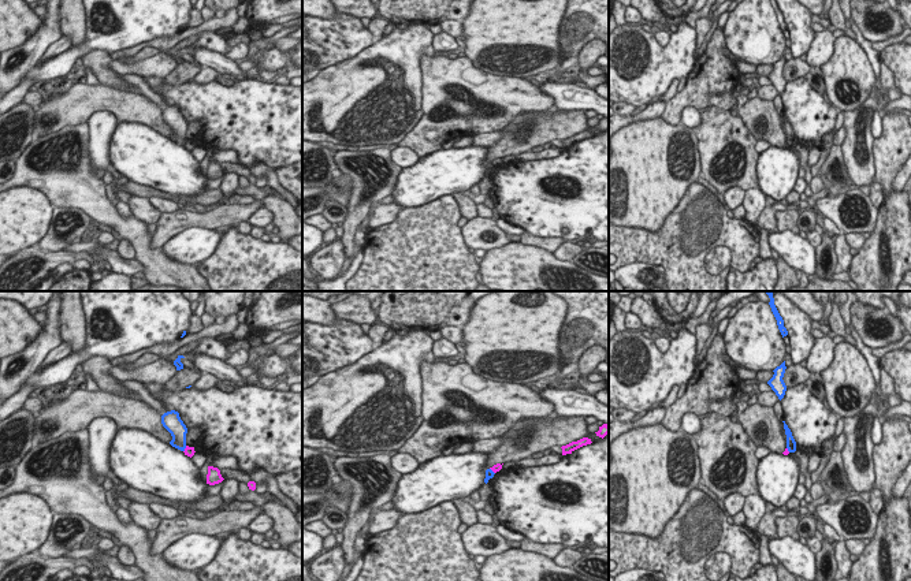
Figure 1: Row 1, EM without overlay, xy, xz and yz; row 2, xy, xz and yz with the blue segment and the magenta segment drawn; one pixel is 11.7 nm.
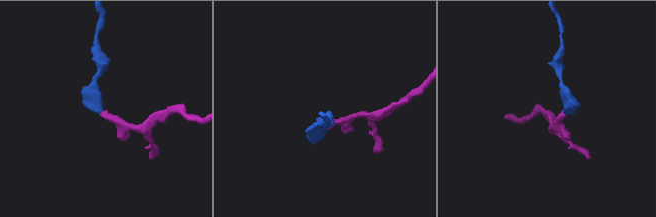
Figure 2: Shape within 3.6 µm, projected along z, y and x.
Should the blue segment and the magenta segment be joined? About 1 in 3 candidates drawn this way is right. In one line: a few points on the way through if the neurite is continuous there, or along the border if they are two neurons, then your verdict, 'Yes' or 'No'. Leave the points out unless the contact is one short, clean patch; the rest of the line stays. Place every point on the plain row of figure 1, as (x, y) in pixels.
Boundary: xy (186, 140), (183, 145). No.

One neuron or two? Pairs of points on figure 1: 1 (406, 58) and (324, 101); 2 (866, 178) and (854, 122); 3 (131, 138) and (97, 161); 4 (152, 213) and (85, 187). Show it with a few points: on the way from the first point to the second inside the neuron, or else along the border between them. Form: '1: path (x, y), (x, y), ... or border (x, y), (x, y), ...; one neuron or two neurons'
1: path (385, 56), (361, 59), (346, 79); one neuron
2: path (859, 164), (856, 136); one neuron
3: border (116, 123), (110, 141), (110, 161); two neurons
4: border (133, 215), (148, 223); two neurons

